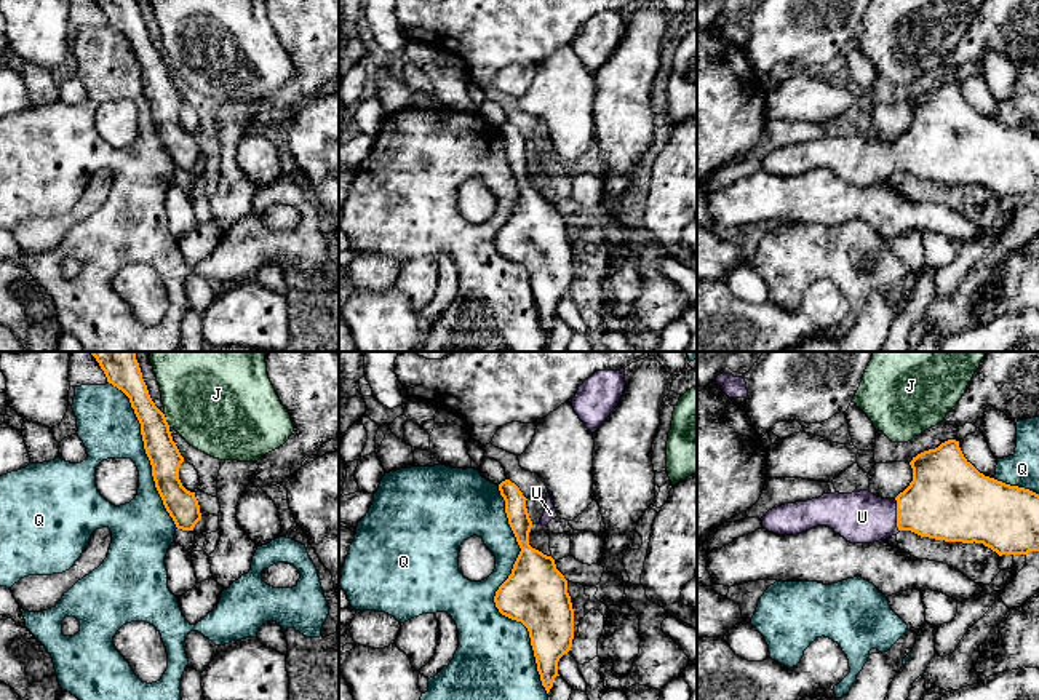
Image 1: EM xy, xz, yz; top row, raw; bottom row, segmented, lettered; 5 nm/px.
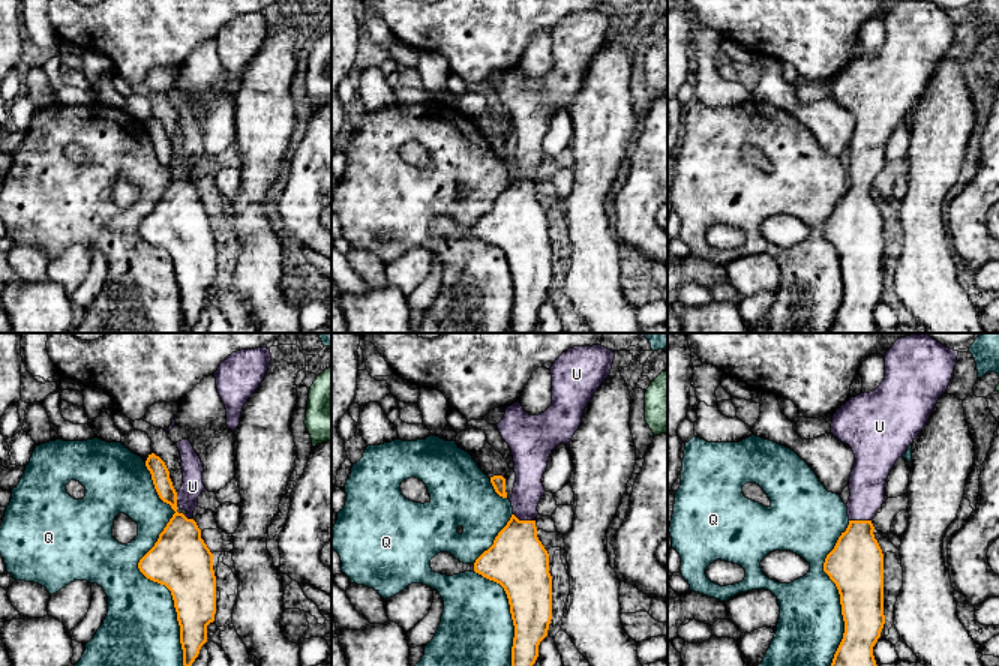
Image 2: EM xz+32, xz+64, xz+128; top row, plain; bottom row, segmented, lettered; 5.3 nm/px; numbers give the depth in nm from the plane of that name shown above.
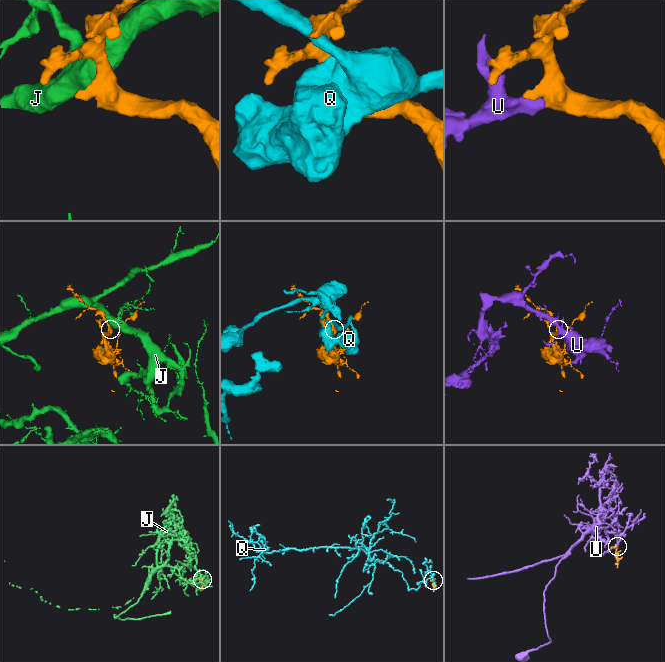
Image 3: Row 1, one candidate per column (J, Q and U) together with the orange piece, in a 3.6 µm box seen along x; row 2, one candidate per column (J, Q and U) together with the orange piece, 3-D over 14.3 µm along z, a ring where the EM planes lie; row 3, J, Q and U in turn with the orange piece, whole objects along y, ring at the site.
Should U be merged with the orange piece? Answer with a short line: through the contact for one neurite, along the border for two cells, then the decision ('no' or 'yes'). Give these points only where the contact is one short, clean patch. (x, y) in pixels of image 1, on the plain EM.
line yz (945, 144), (897, 157), (862, 159); yes

